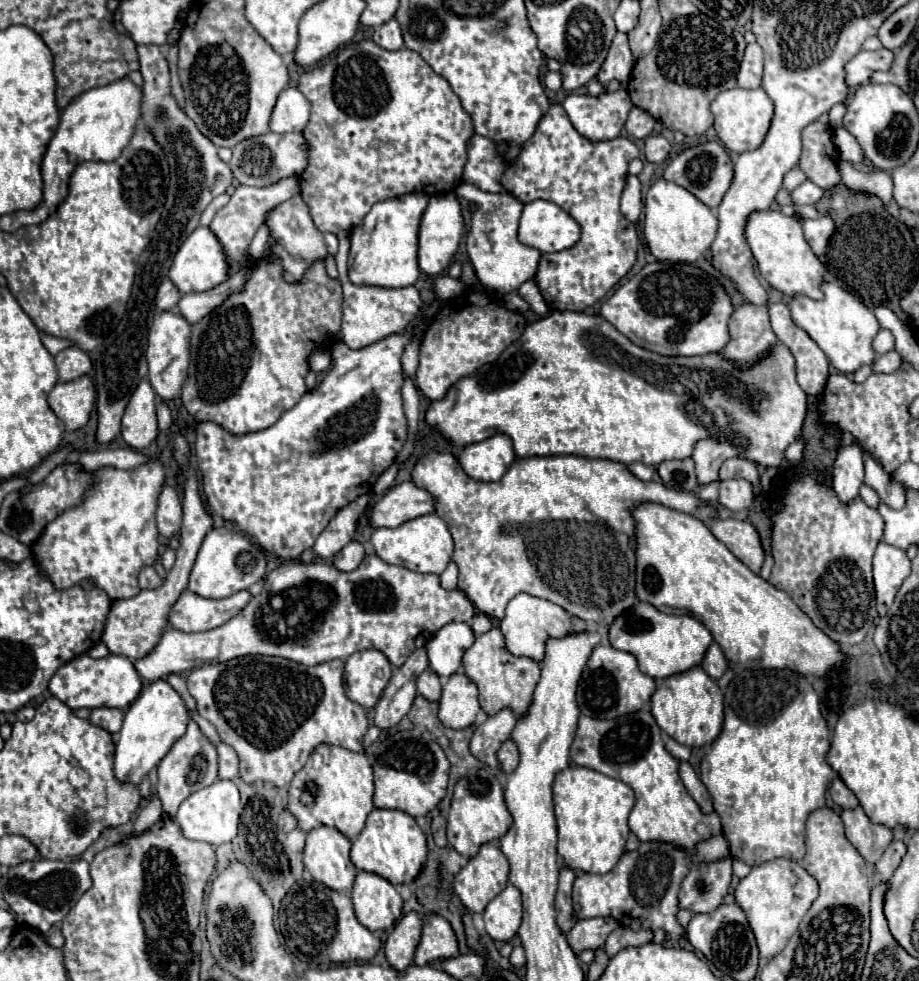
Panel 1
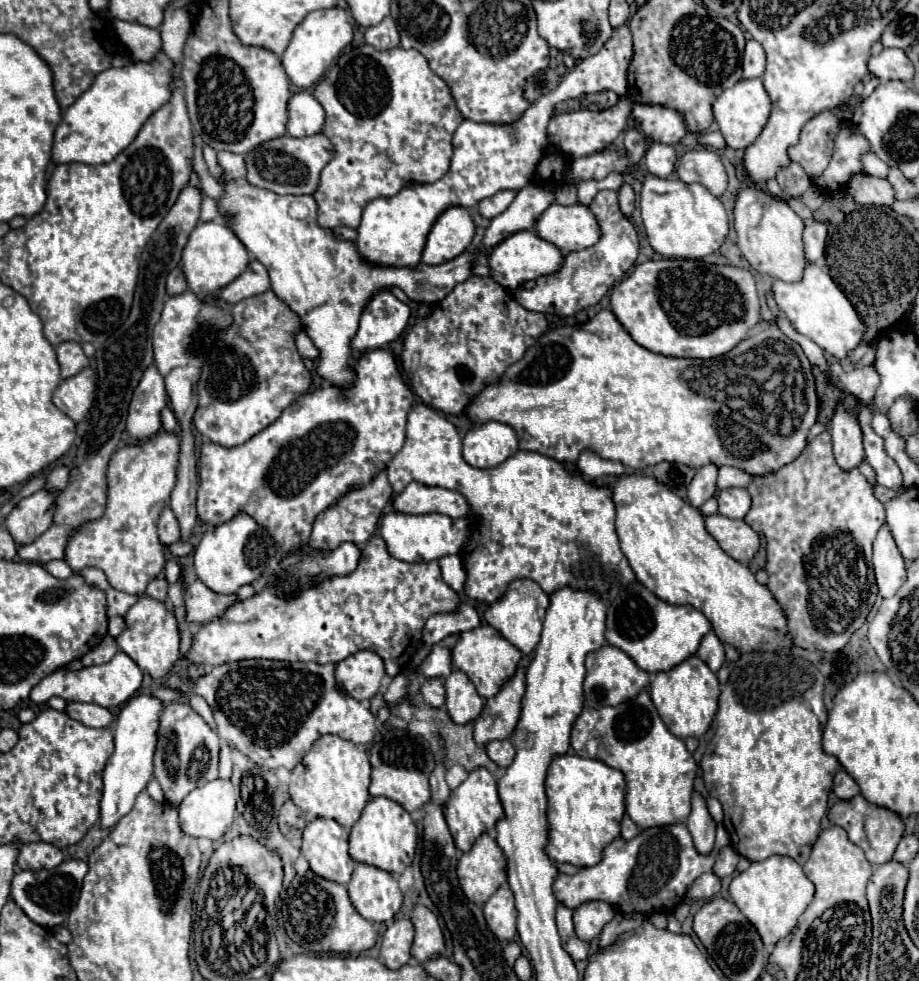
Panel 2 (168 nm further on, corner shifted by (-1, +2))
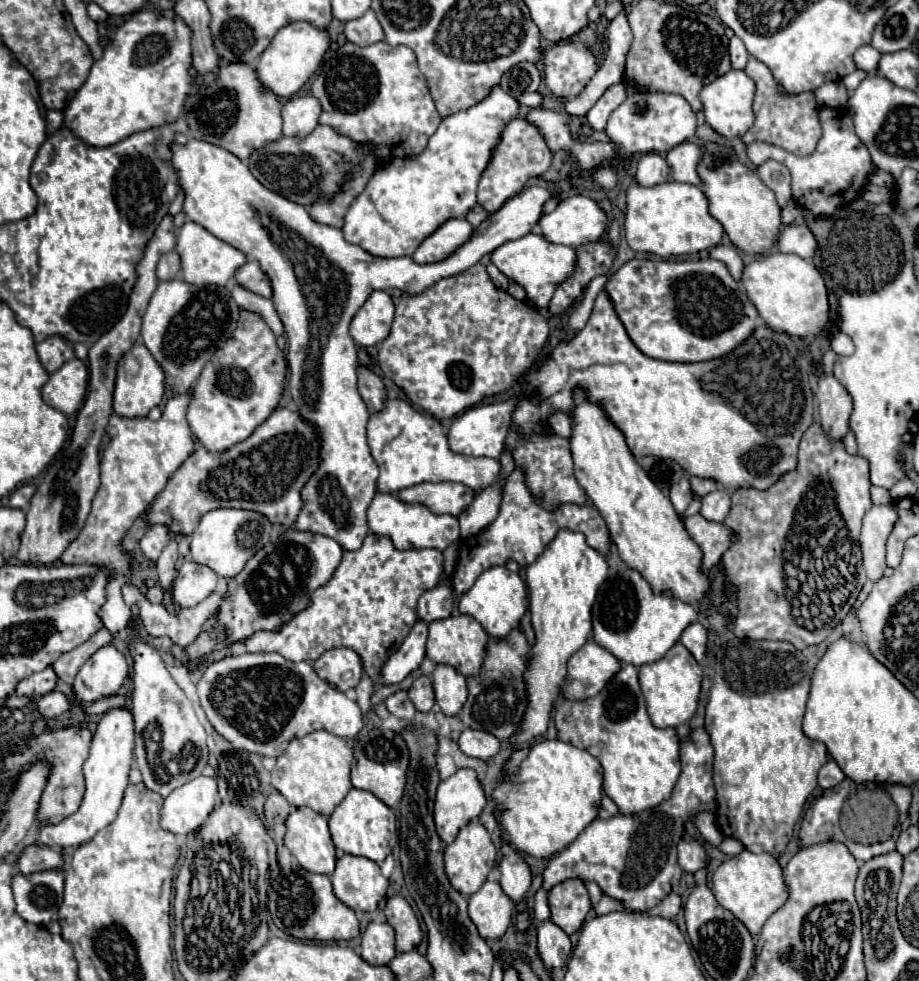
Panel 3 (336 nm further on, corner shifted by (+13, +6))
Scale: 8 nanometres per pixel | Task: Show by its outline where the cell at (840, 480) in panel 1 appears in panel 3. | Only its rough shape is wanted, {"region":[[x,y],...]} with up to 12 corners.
{"region":[[818,372],[818,416],[824,434],[848,434],[852,402],[834,376]]}

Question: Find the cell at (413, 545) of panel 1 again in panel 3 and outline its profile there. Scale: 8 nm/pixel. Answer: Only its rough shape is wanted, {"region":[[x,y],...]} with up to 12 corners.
{"region":[[378,492],[368,508],[374,534],[398,550],[446,550],[458,518]]}

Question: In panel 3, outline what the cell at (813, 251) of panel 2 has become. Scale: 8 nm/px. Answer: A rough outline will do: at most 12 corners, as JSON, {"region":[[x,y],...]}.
{"region":[[790,224],[778,250],[808,260],[816,238],[806,224]]}

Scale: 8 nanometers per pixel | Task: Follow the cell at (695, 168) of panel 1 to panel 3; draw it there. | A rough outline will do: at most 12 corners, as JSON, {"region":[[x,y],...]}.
{"region":[[682,142],[666,156],[676,182],[702,184],[702,150]]}

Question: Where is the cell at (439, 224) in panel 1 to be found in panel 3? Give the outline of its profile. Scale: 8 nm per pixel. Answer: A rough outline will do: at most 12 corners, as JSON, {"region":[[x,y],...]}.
{"region":[[464,218],[446,220],[412,254],[440,262],[472,236]]}

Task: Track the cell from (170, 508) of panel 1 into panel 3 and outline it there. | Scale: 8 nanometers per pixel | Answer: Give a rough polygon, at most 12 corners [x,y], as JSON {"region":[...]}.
{"region":[[150,524],[140,538],[140,548],[150,560],[158,560],[168,542],[162,524]]}

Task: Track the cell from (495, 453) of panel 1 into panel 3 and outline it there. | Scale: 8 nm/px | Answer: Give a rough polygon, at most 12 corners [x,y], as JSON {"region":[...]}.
{"region":[[514,398],[454,418],[448,444],[464,456],[500,458]]}

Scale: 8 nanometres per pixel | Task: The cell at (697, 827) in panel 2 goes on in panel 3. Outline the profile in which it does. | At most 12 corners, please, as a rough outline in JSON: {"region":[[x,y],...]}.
{"region":[[696,838],[678,842],[678,864],[694,874],[708,864]]}

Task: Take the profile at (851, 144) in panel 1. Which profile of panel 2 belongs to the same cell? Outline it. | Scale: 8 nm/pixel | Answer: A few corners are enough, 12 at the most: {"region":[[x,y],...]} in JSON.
{"region":[[876,154],[862,156],[864,172],[876,178],[886,178],[890,168]]}

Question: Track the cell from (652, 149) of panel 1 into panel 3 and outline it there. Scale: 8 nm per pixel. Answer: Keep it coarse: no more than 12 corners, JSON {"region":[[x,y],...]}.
{"region":[[658,152],[638,160],[636,182],[654,186],[668,180],[668,164]]}

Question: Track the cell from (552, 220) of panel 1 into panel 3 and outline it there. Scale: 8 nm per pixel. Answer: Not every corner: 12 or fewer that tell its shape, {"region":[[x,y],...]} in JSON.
{"region":[[562,198],[538,226],[548,242],[576,248],[604,236],[592,198]]}

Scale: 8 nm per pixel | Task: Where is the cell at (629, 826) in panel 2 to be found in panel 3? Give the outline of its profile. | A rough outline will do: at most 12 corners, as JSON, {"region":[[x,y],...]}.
{"region":[[608,796],[602,798],[598,818],[618,816],[616,806]]}

